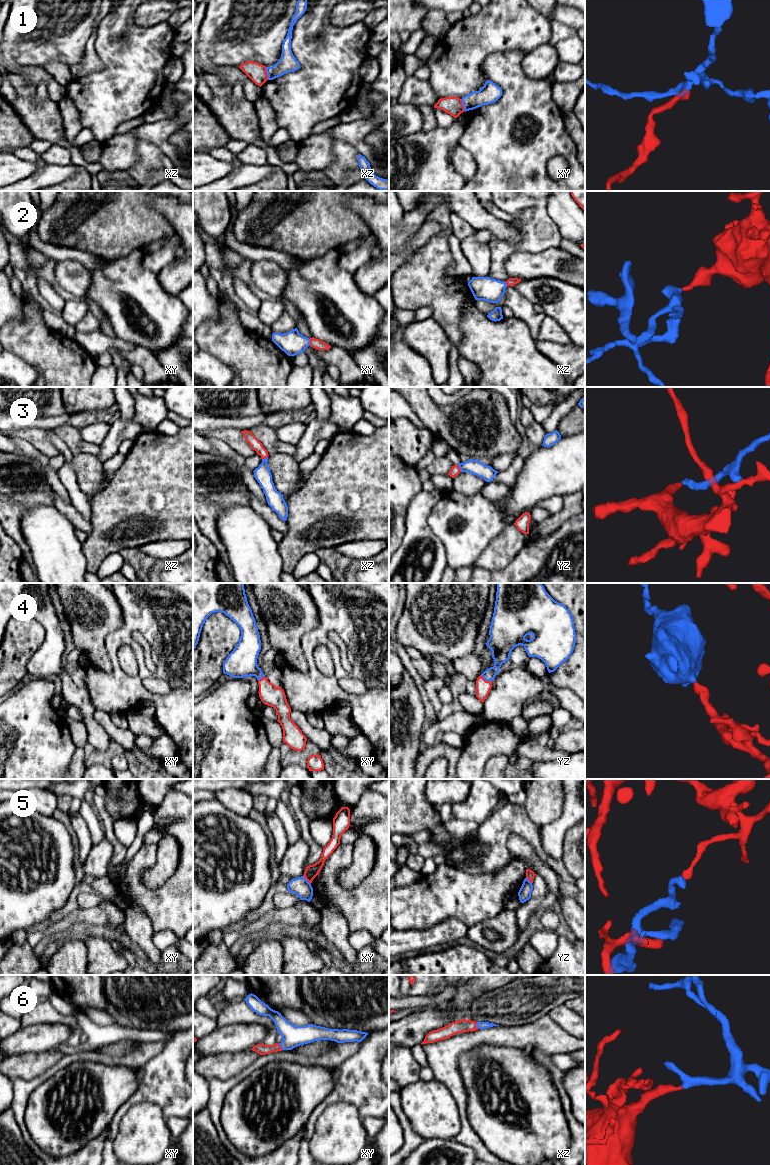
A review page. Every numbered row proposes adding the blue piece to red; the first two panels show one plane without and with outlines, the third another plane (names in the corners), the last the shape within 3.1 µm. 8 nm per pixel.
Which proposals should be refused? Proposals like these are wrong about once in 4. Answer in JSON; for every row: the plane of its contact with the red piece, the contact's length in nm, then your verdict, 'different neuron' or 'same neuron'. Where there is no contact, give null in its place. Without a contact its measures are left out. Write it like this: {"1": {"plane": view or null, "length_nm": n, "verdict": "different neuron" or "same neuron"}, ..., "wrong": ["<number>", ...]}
{"1": {"plane": "xz", "length_nm": 110, "verdict": "different neuron"}, "2": {"plane": "xy", "length_nm": 50, "verdict": "same neuron"}, "3": {"plane": "yz", "length_nm": 70, "verdict": "same neuron"}, "4": {"plane": "yz", "length_nm": 110, "verdict": "same neuron"}, "5": {"plane": "xy", "length_nm": 100, "verdict": "different neuron"}, "6": {"plane": "xz", "length_nm": 60, "verdict": "same neuron"}, "wrong": ["1", "5"]}

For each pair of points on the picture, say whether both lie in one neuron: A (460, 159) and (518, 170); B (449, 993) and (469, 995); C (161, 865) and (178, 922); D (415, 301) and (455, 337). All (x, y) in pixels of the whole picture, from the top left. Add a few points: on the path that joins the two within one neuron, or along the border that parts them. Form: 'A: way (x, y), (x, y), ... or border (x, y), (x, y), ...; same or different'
A: border (459, 145), (476, 164), (469, 180); different
B: border (455, 987), (455, 994), (443, 1005); different
C: border (179, 860), (176, 870), (158, 887), (143, 883); different
D: way (428, 301), (448, 319), (450, 324); same

